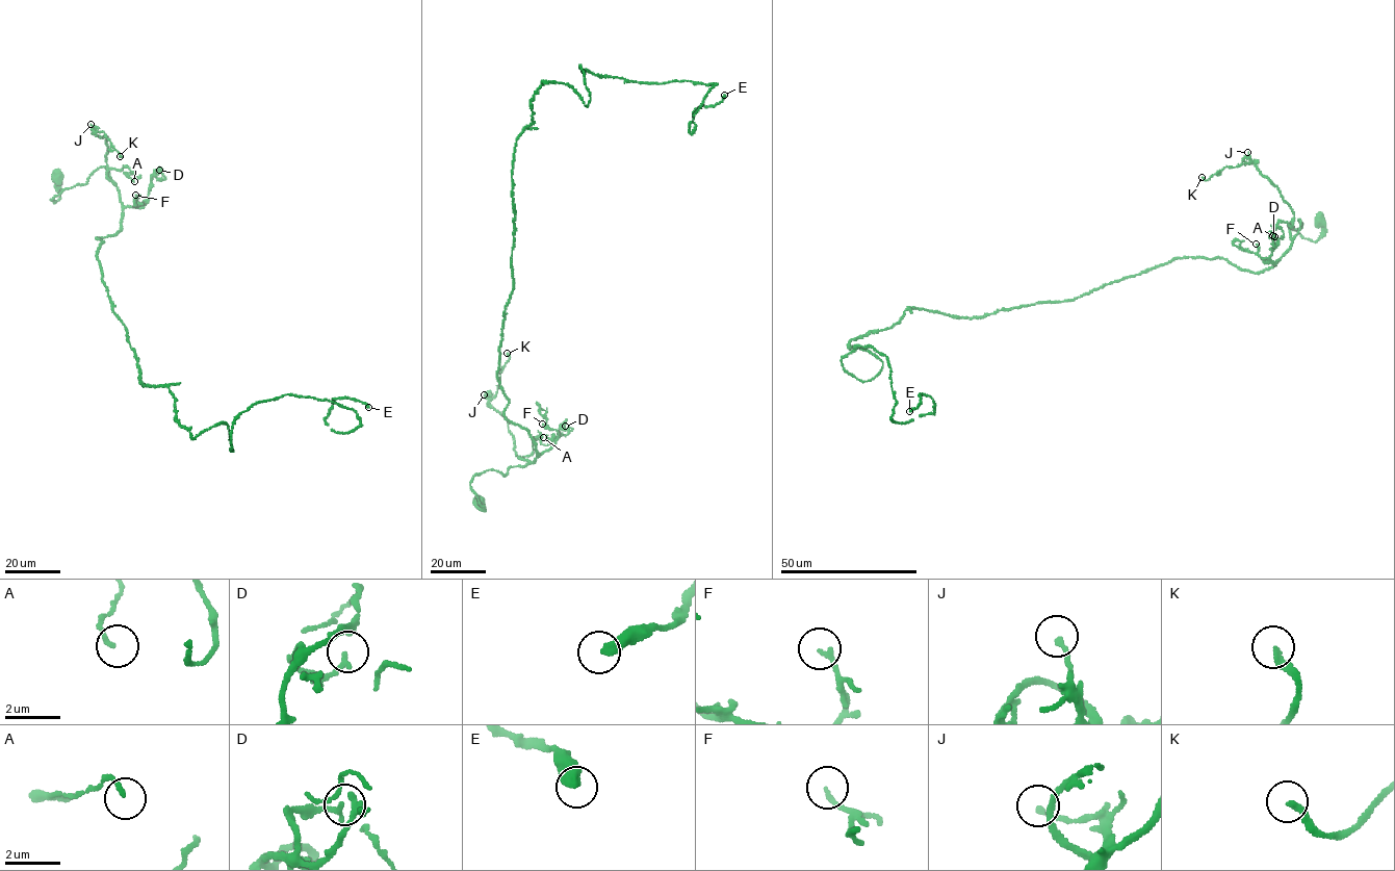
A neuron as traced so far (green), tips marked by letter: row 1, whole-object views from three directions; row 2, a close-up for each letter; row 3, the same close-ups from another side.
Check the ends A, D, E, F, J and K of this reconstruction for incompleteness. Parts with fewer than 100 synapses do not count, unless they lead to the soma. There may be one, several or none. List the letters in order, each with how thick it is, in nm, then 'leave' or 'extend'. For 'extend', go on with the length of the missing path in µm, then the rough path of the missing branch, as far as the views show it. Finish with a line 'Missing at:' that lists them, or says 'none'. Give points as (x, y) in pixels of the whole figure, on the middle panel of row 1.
A: calibre 140 nm; leave
D: calibre 180 nm; leave
E: calibre 440 nm; leave
F: calibre 170 nm; leave
J: calibre 140 nm; leave
K: calibre 240 nm; leave
Missing at: none

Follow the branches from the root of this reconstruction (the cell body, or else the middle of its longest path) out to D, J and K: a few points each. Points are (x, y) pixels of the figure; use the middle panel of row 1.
D: (480, 501), (480, 510), (470, 487), (474, 476), (491, 469), (504, 476), (533, 463), (565, 426)
J: (480, 501), (480, 510), (474, 476), (528, 463), (484, 394)
K: (480, 501), (480, 510), (474, 476), (528, 463), (489, 404), (507, 353)

